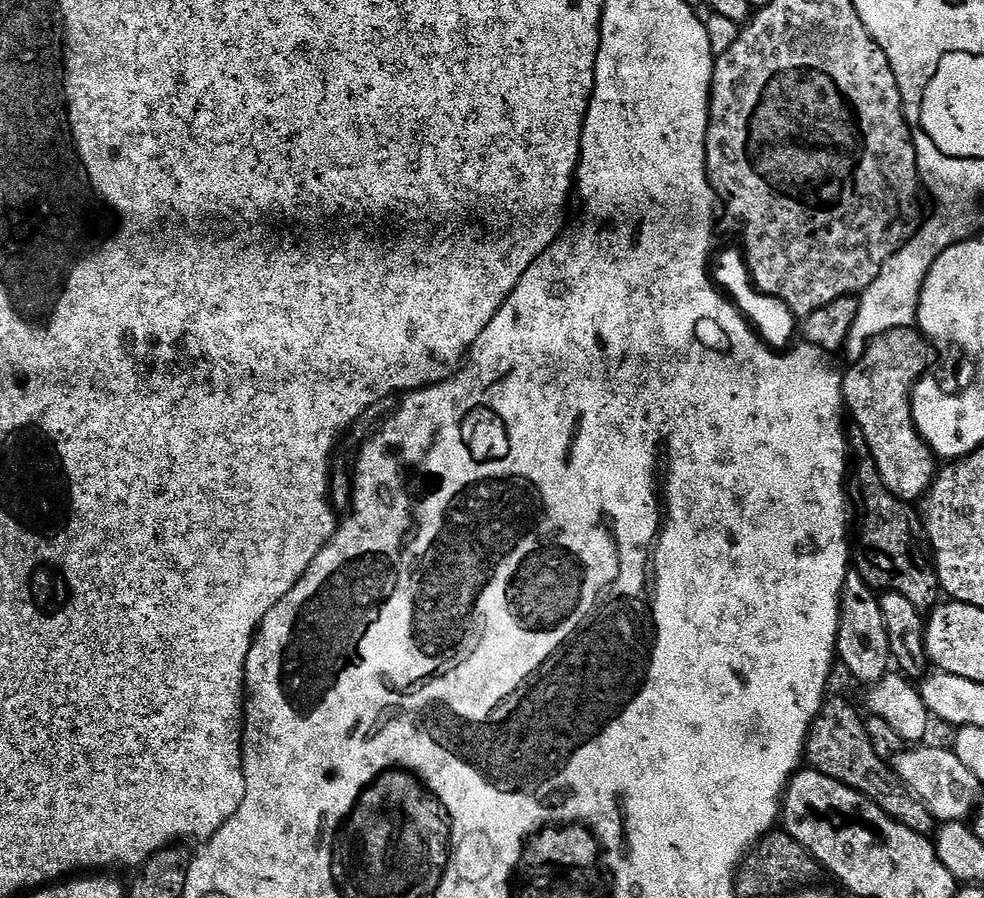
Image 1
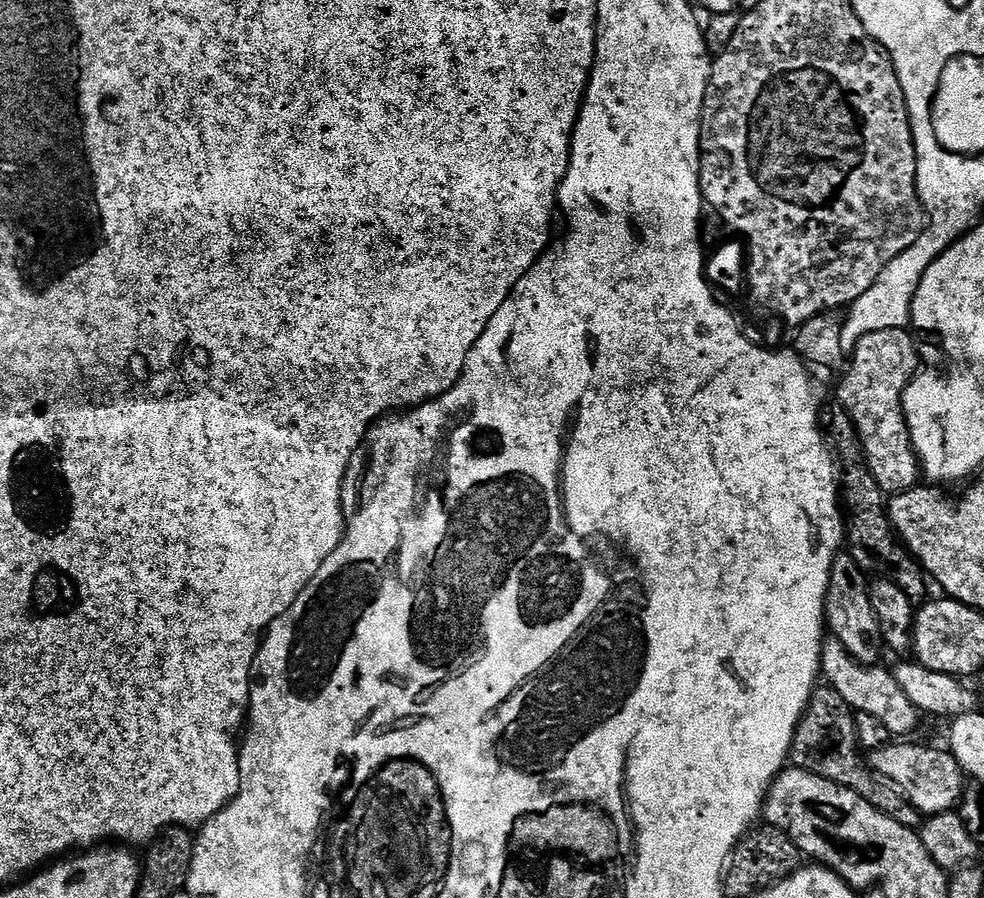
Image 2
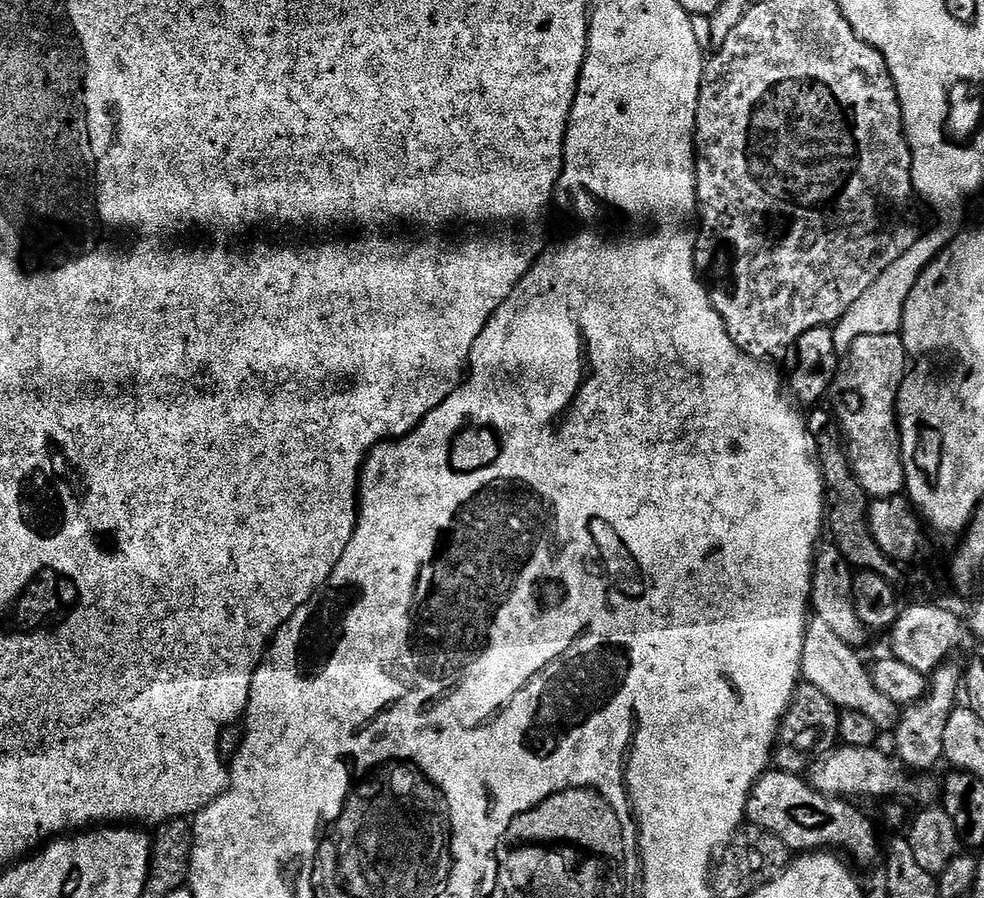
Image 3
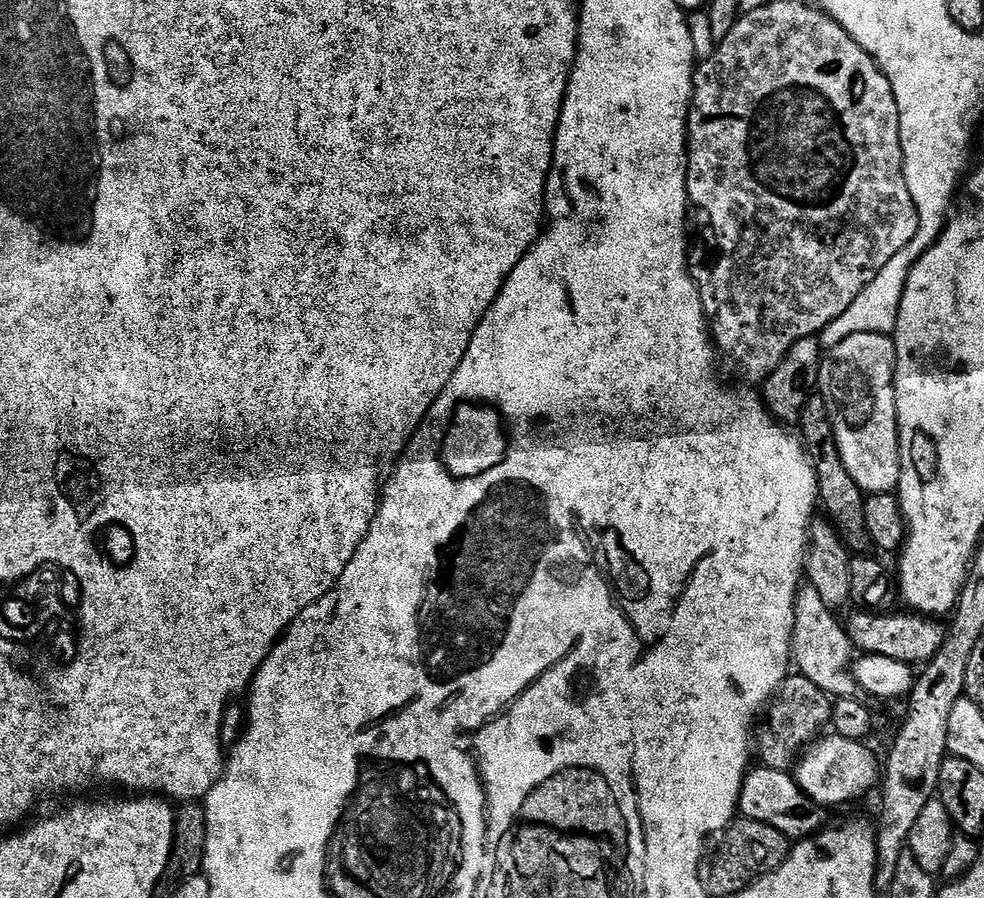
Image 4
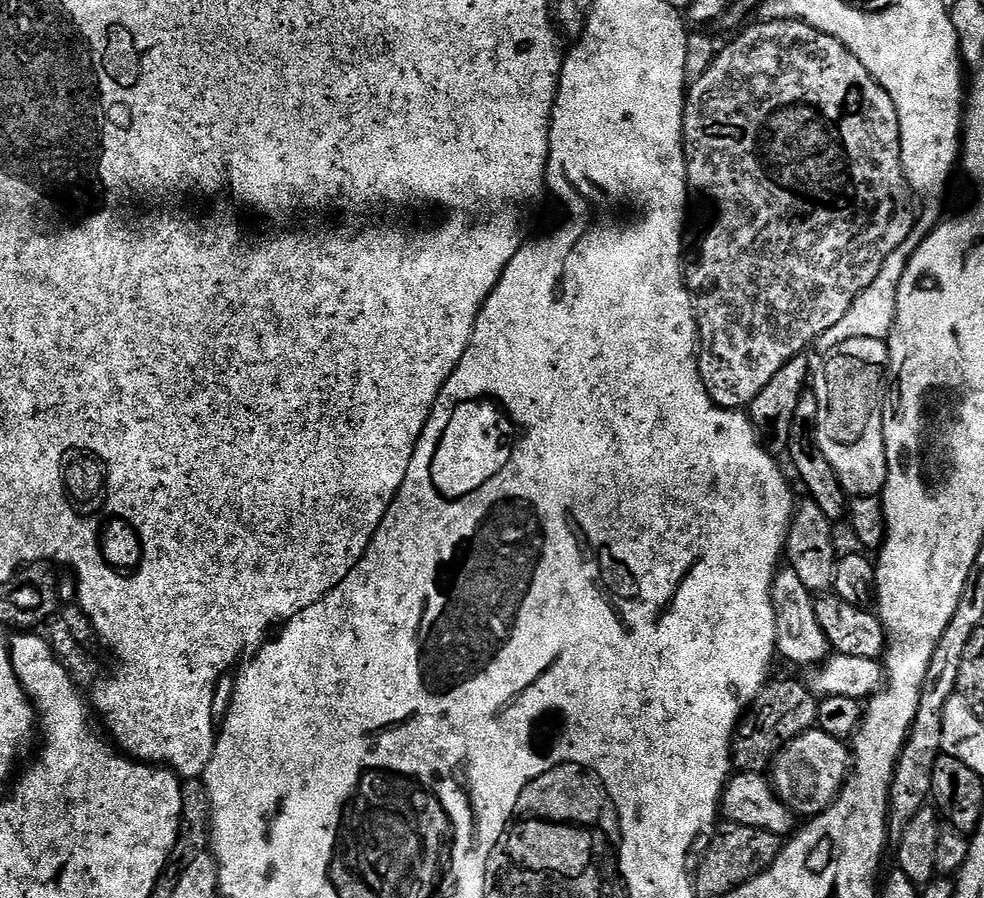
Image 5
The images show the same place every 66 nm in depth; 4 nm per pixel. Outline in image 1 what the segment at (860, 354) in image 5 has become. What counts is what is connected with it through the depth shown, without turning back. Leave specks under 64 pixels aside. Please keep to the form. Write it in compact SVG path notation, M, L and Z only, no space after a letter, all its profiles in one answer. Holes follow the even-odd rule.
M915 327L899 328L893 332L882 334L876 340L871 340L868 344L868 352L866 354L862 354L862 358L851 365L852 369L850 369L849 372L845 371L843 373L844 403L847 411L850 413L851 419L852 416L856 419L856 421L854 421L855 427L862 430L862 434L864 435L863 443L865 445L868 444L868 448L866 448L867 455L871 456L872 460L876 463L876 469L880 475L880 481L882 481L882 483L887 486L889 492L892 492L897 496L901 502L909 502L908 500L916 499L916 501L919 501L921 497L927 493L928 489L931 488L938 471L937 457L934 455L932 447L930 447L920 436L920 432L917 430L916 423L912 417L912 390L915 388L917 380L919 380L921 376L925 375L926 368L924 368L924 359L927 358L928 352L930 356L930 345L923 332L917 330Z

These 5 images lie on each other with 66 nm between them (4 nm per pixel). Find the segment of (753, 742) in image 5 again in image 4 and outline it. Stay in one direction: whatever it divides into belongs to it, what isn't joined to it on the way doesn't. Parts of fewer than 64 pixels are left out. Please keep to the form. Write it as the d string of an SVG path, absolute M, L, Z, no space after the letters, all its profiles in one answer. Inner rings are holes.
M798 672L790 674L780 684L779 691L765 709L764 724L762 722L755 729L754 754L760 758L759 763L768 769L788 772L793 767L797 750L811 741L812 730L818 730L822 725L826 726L829 723L831 705L831 697L815 686L814 682L810 682Z

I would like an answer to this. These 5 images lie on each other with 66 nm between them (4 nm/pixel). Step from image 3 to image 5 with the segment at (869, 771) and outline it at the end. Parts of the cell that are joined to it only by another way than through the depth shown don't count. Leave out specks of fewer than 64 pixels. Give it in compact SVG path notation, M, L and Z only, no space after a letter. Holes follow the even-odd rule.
M819 726L809 727L784 745L773 757L770 767L772 788L778 799L801 817L804 815L804 818L823 812L835 800L849 775L849 745L843 739L824 732Z

